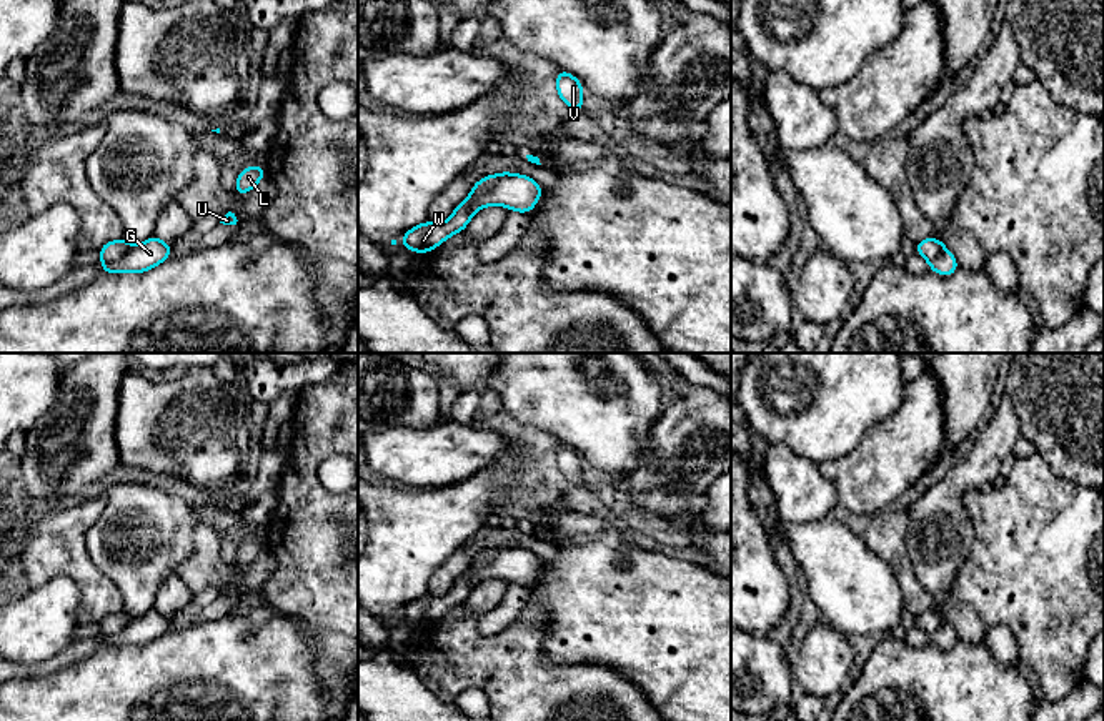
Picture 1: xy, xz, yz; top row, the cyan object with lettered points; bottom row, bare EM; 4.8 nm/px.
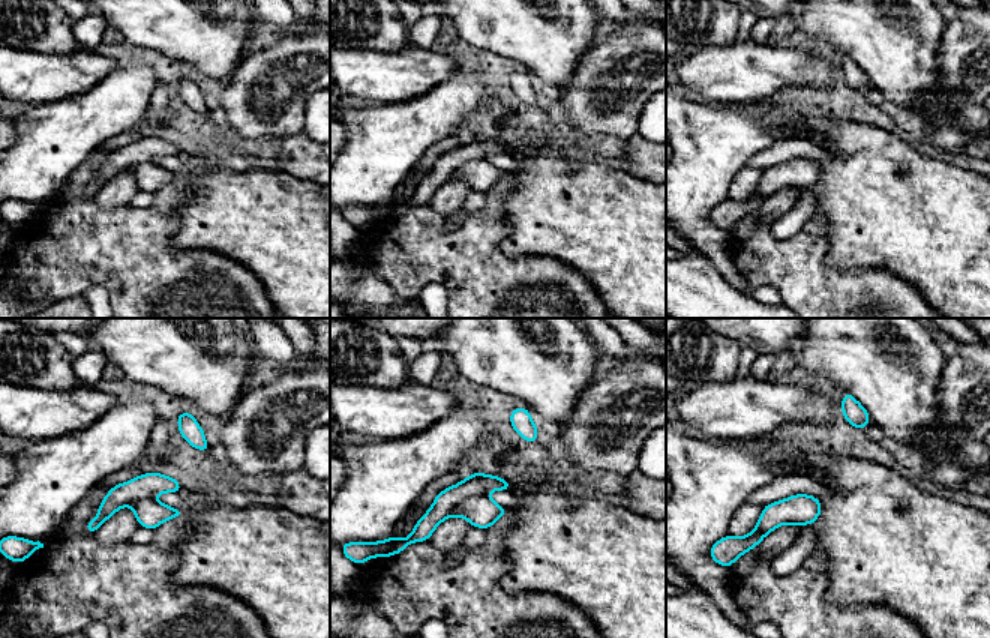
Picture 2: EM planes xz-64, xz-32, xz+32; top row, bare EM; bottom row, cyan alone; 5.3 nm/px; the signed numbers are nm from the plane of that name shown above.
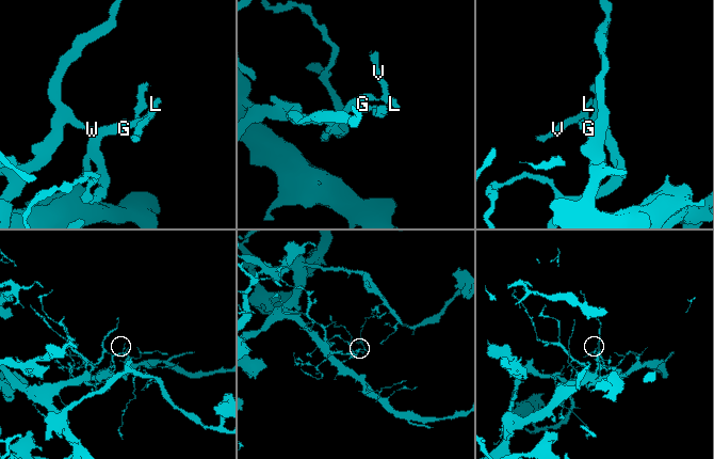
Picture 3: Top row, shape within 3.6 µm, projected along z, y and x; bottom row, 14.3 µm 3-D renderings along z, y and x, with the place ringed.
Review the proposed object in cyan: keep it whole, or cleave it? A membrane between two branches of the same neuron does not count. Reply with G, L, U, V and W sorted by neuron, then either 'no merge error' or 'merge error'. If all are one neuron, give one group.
groups G / L U V W; merge error

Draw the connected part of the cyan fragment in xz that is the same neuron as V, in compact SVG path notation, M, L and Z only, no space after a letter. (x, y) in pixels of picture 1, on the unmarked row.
M559 441L556 450L556 463L559 471L574 485L584 485L583 481L583 456L566 443Z

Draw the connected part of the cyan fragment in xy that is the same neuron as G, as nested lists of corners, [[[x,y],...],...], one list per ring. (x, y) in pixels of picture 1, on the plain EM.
[[[152,608],[142,618],[137,618],[123,631],[102,638],[103,646],[143,646],[162,634],[168,633],[172,616],[163,616],[160,611]]]

